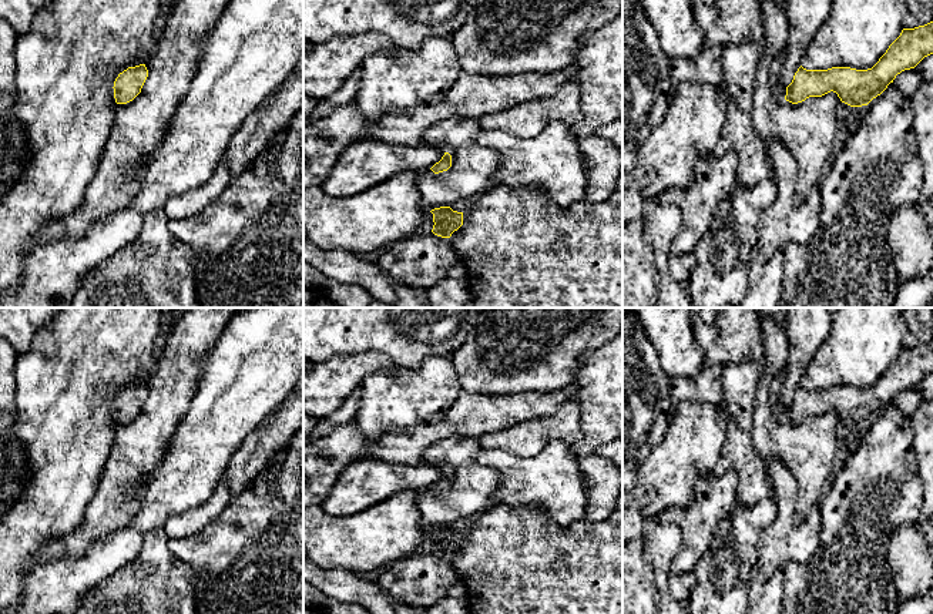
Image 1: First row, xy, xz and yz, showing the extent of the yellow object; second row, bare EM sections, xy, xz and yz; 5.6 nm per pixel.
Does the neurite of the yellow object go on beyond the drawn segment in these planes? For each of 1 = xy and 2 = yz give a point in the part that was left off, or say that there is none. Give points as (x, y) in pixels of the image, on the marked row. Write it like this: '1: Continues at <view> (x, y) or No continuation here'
1: No continuation here
2: Continues at yz (779, 90)

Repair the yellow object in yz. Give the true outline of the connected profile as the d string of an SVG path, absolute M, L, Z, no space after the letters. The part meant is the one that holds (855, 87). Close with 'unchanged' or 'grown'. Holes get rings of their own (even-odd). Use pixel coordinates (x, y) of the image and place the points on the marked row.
M933 21L914 28L903 28L872 68L806 70L801 66L788 87L781 81L781 68L786 57L783 50L772 63L769 83L779 100L792 104L833 91L842 103L862 107L880 95L897 74L914 68L930 54L933 54Z | grown

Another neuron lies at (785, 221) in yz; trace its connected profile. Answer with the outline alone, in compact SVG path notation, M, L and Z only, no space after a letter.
M769 138L766 147L775 168L776 198L769 208L763 209L758 222L758 251L762 262L766 262L776 251L783 251L791 242L809 241L818 228L822 202L820 184L815 185L802 202L798 202L796 160L775 138Z

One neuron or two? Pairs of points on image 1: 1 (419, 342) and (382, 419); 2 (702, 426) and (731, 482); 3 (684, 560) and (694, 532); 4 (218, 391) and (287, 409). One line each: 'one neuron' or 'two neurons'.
1: two neurons
2: two neurons
3: one neuron
4: two neurons

